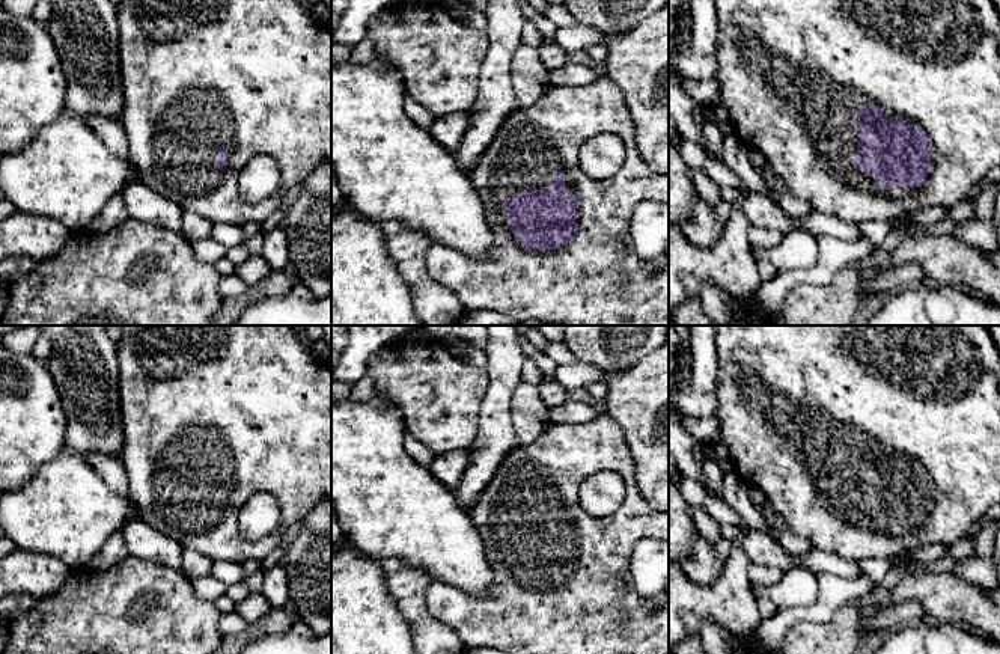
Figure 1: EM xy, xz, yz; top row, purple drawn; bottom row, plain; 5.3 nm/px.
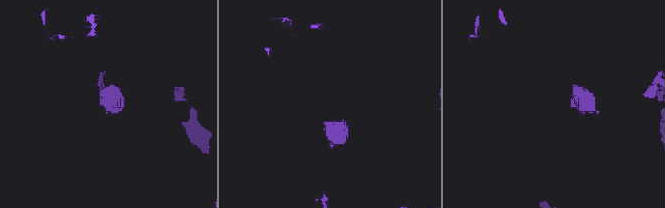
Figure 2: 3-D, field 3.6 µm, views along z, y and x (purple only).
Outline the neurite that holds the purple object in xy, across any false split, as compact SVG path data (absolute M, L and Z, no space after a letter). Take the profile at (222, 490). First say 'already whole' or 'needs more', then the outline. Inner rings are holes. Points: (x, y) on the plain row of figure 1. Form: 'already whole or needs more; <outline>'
needs more; M120 325L117 344L119 398L123 426L120 461L128 475L128 494L137 515L154 529L212 559L242 564L262 561L280 546L288 527L301 523L307 512L331 499L331 368L301 345L292 325ZM258 491L277 497L282 523L267 536L250 541L239 530L239 511Z

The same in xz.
needs more; M601 413L590 422L581 425L551 423L533 443L515 448L497 469L488 487L467 511L482 538L483 552L492 570L492 586L485 594L474 597L447 582L437 580L431 582L426 592L428 610L435 619L455 630L465 648L495 648L509 654L669 654L669 591L654 598L643 598L637 592L631 574L633 549L640 539L657 538L669 542L669 512L651 508L640 496L636 485L636 463L623 429L607 413ZM602 470L617 473L625 482L627 493L617 511L595 518L580 506L578 488L586 478Z

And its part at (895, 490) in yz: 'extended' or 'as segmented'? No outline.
extended

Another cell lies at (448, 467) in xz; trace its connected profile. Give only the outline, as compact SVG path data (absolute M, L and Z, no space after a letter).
M452 449L435 454L429 470L447 488L455 490L470 461L470 452L465 449Z

